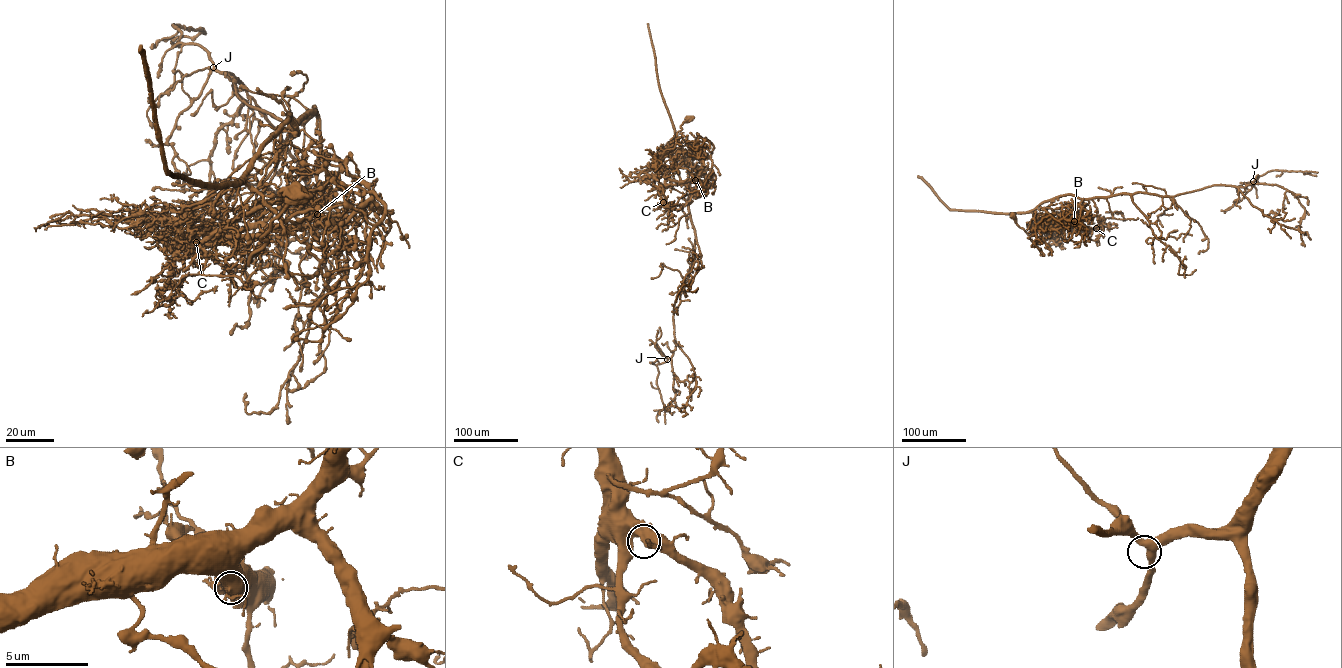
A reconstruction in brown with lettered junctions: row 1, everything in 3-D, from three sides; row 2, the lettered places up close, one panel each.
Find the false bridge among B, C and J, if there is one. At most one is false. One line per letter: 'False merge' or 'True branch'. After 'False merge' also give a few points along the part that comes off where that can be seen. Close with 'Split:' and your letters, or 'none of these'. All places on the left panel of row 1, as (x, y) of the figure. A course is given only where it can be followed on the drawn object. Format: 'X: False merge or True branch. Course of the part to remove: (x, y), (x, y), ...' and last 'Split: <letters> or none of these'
B: False merge. Course of the part to remove: (317, 214), (300, 229), (241, 182), (314, 107), (283, 122), (227, 74), (224, 235)
C: True branch
J: True branch
Split: B

